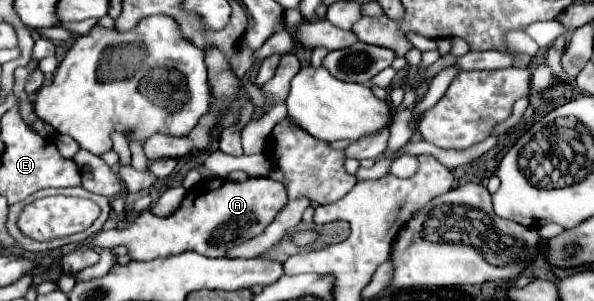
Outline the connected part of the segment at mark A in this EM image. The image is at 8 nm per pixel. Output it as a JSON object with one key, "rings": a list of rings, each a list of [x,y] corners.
{"rings":[[[225,178],[203,180],[193,186],[183,198],[177,212],[171,216],[155,216],[151,210],[141,212],[125,230],[103,230],[93,238],[93,244],[113,248],[123,244],[131,260],[153,260],[185,250],[203,256],[225,256],[227,250],[261,234],[279,210],[287,204],[287,190],[281,182],[271,178],[247,178],[245,182],[231,182]]]}

